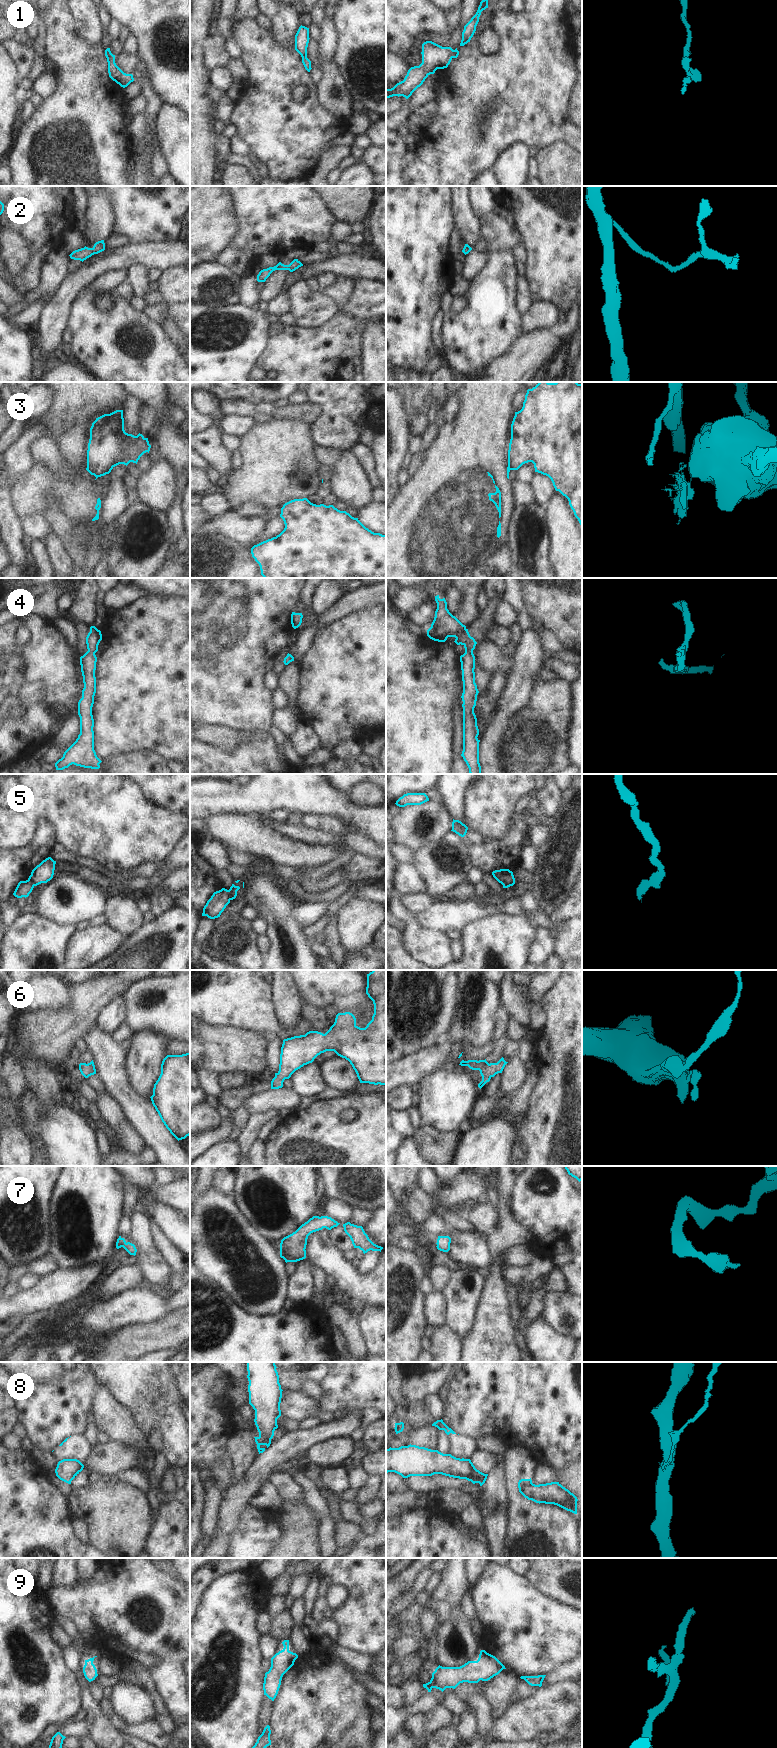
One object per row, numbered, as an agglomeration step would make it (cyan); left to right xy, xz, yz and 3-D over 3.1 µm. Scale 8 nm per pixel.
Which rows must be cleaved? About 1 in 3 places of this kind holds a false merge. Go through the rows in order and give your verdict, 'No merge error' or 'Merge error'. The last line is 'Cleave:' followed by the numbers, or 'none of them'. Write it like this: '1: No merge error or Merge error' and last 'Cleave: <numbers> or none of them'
1: Merge error
2: No merge error
3: Merge error
4: No merge error
5: Merge error
6: No merge error
7: No merge error
8: Merge error
9: No merge error
Cleave: 1, 3, 5, 8

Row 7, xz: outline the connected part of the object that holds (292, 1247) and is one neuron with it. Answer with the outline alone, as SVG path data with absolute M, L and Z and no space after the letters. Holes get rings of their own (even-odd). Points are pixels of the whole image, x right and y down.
M313 1216L302 1224L295 1232L281 1240L280 1257L283 1258L286 1263L305 1259L308 1236L323 1228L331 1230L339 1224L340 1223L328 1216Z

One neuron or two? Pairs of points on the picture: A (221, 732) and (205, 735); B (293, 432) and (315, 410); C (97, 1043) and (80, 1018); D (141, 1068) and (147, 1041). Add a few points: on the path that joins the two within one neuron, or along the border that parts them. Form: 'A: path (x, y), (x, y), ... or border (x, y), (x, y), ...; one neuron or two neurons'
A: path (217, 734), (209, 734); one neuron
B: border (281, 418), (297, 418), (312, 425); two neurons
C: border (95, 1023), (82, 1039); two neurons
D: path (143, 1061), (147, 1048); one neuron

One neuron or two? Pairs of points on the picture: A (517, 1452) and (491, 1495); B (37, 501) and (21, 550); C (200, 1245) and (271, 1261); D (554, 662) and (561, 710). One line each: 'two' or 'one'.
A: two
B: two
C: one
D: two

